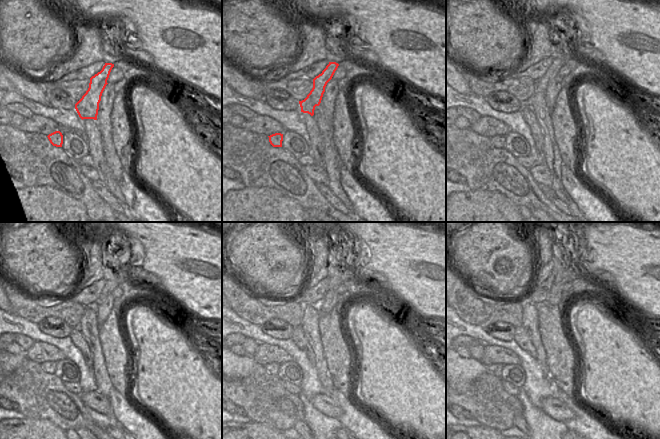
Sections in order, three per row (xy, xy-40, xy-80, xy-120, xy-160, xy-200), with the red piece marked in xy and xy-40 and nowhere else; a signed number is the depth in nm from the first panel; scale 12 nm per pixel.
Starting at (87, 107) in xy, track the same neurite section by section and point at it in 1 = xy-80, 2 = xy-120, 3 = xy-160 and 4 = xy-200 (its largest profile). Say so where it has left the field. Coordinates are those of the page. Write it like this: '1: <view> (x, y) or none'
1: xy-80 (560, 57)
2: xy-120 (113, 278)
3: xy-160 (338, 274)
4: xy-200 (563, 272)

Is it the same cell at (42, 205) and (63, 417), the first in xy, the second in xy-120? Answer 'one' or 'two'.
two

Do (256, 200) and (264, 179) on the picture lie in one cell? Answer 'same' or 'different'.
different

